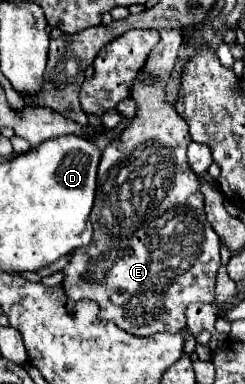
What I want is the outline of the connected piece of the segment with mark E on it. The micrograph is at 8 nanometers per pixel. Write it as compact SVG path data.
M160 30L160 42L154 46L148 62L146 62L146 72L150 72L150 76L156 78L156 82L134 82L132 86L132 98L138 104L138 114L136 118L132 118L130 126L122 132L120 140L112 142L104 152L102 152L102 160L98 166L98 190L96 190L96 202L90 214L90 220L94 222L94 236L92 242L88 244L88 248L82 250L82 254L72 254L72 260L68 262L68 266L64 268L64 282L62 288L66 292L66 296L70 296L72 300L92 300L98 304L100 308L100 320L110 320L114 322L118 328L134 334L134 336L152 336L156 332L180 332L184 328L184 312L186 306L190 302L214 302L216 292L216 274L220 268L220 238L216 236L216 232L212 230L212 226L206 220L204 214L204 196L200 192L200 184L196 178L196 172L192 172L190 164L188 164L188 156L186 156L186 146L190 142L190 134L188 134L188 124L174 112L174 108L170 104L166 104L164 100L164 86L170 78L172 66L176 62L176 54L178 48L182 44L182 30Z

